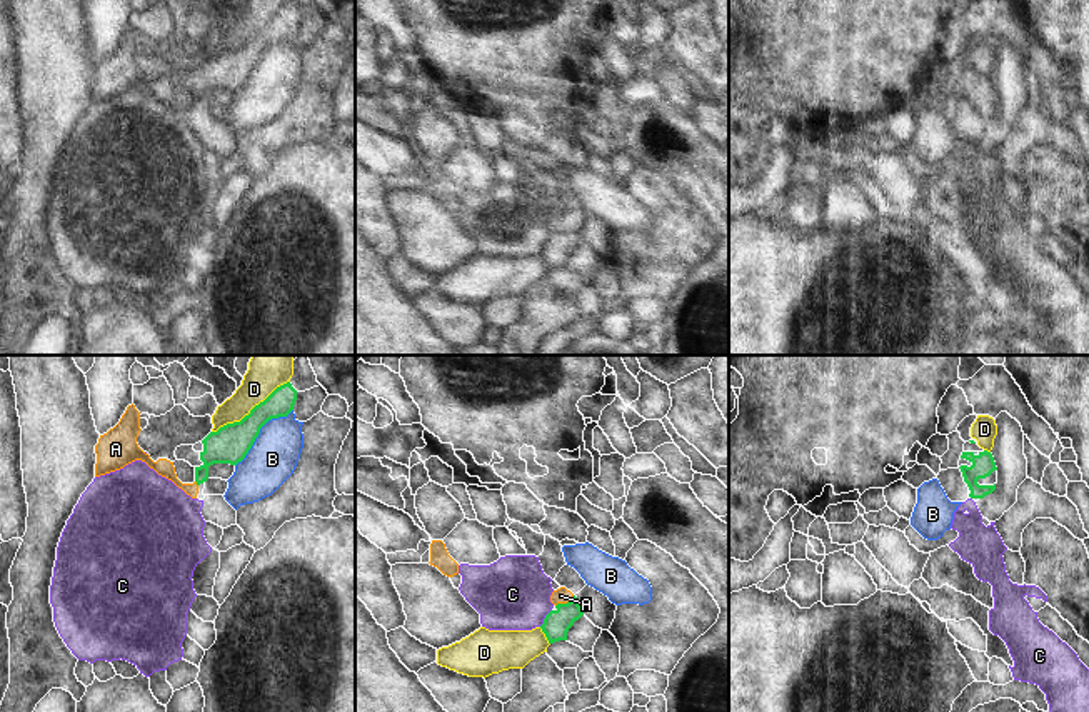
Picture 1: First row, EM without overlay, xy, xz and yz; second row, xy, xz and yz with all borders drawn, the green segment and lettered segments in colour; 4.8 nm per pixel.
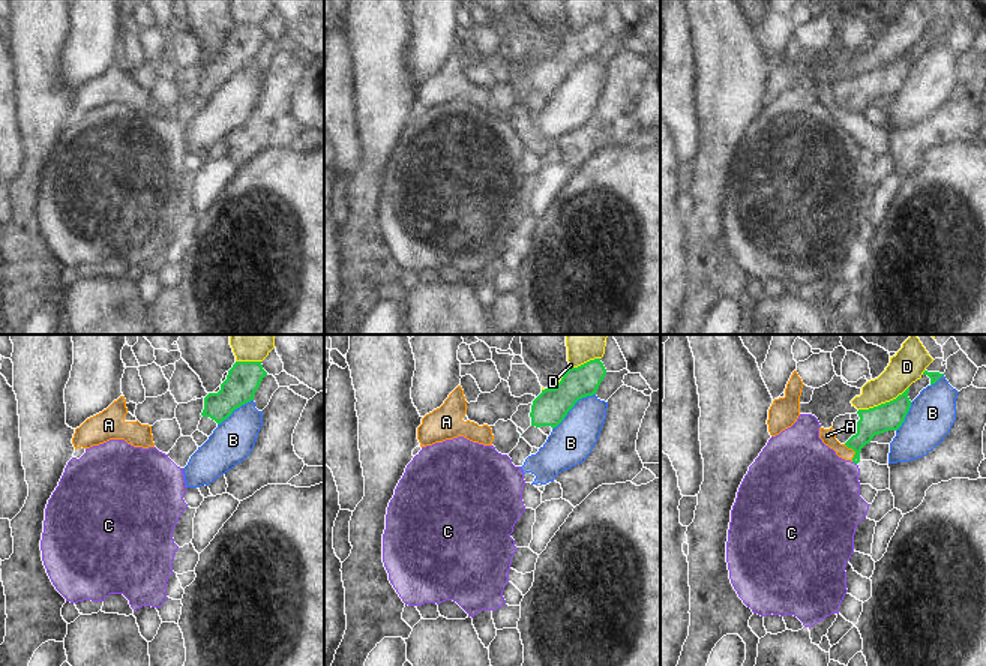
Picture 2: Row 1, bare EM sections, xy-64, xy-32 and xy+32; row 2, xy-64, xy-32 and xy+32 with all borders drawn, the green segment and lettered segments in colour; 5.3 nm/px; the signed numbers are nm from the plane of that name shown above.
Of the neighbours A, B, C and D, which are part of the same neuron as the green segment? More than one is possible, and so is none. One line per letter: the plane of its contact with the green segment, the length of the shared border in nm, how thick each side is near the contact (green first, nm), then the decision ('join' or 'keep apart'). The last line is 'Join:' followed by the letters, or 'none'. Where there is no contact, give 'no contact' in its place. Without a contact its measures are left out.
A: xz | 110 nm | 130/80 nm | keep apart
B: xy | 400 nm | 180/240 nm | keep apart
C: xz | 110 nm | 130/360 nm | keep apart
D: xy | 460 nm | 180/140 nm | keep apart
Join: none

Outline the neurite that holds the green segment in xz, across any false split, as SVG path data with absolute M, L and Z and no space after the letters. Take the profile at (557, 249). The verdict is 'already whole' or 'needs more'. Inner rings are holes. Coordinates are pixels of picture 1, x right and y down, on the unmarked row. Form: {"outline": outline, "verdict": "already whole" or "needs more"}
{"outline": "M574 222L567 230L557 230L554 237L550 237L544 250L540 252L545 260L549 270L567 267L567 258L584 242L577 223Z", "verdict": "already whole"}

